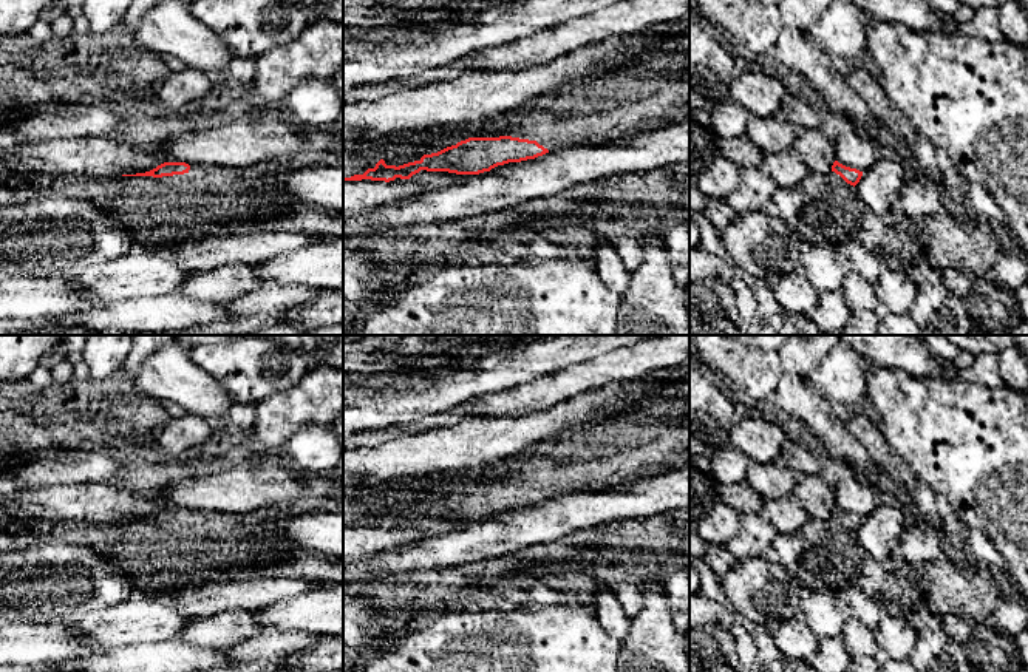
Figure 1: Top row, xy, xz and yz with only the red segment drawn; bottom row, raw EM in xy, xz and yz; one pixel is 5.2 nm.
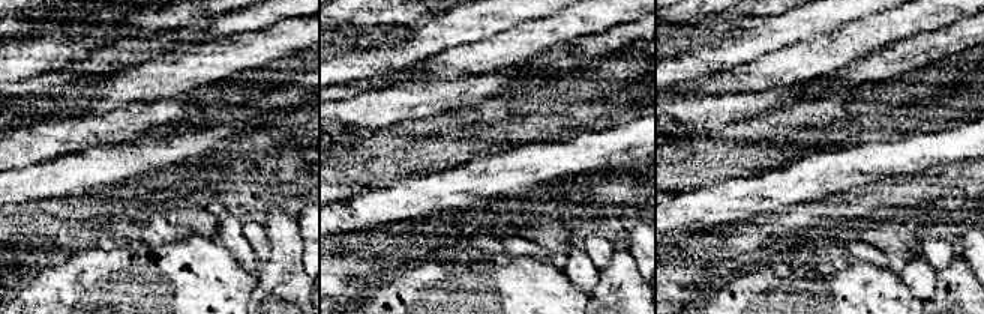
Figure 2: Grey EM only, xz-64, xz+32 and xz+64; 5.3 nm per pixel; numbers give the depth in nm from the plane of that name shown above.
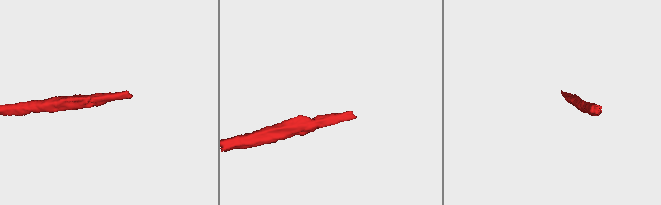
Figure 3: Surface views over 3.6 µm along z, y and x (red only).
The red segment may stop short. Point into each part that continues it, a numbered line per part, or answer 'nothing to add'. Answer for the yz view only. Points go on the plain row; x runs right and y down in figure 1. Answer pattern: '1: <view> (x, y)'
1: yz (832, 560)

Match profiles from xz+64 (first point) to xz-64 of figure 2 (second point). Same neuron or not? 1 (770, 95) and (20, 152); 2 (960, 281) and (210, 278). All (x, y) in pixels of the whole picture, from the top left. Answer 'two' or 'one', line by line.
1: two
2: two

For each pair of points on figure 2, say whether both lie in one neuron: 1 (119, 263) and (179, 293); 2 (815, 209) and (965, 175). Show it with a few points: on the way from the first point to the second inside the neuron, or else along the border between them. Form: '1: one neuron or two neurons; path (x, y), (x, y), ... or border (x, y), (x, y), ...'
1: one neuron; path (134, 278), (146, 290), (164, 290)
2: one neuron; path (852, 206), (882, 193), (924, 190), (927, 187)

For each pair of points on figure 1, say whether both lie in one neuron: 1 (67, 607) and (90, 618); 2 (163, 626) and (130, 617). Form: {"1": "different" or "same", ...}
{"1": "different", "2": "same"}

